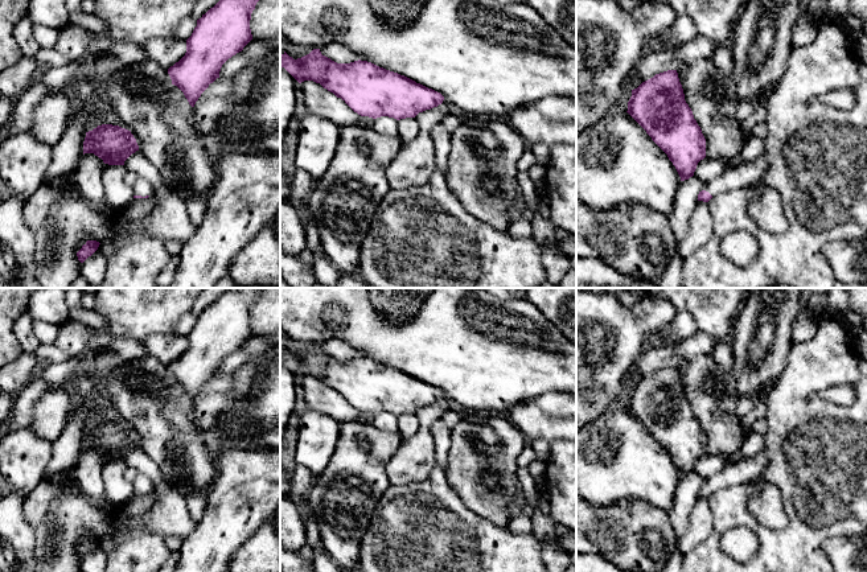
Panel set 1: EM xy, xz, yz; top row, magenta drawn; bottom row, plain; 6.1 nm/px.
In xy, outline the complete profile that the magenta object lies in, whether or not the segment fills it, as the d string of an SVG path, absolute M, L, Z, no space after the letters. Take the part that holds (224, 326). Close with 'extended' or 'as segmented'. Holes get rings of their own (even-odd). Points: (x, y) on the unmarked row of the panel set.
M226 288L213 304L197 316L197 322L186 336L185 351L168 365L172 380L184 388L192 403L209 380L219 374L222 361L242 347L252 336L250 316L260 293L260 288Z; as segmented

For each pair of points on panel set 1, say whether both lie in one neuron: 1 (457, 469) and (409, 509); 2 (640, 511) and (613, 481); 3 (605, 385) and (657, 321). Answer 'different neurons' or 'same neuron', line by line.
1: different neurons
2: different neurons
3: same neuron

